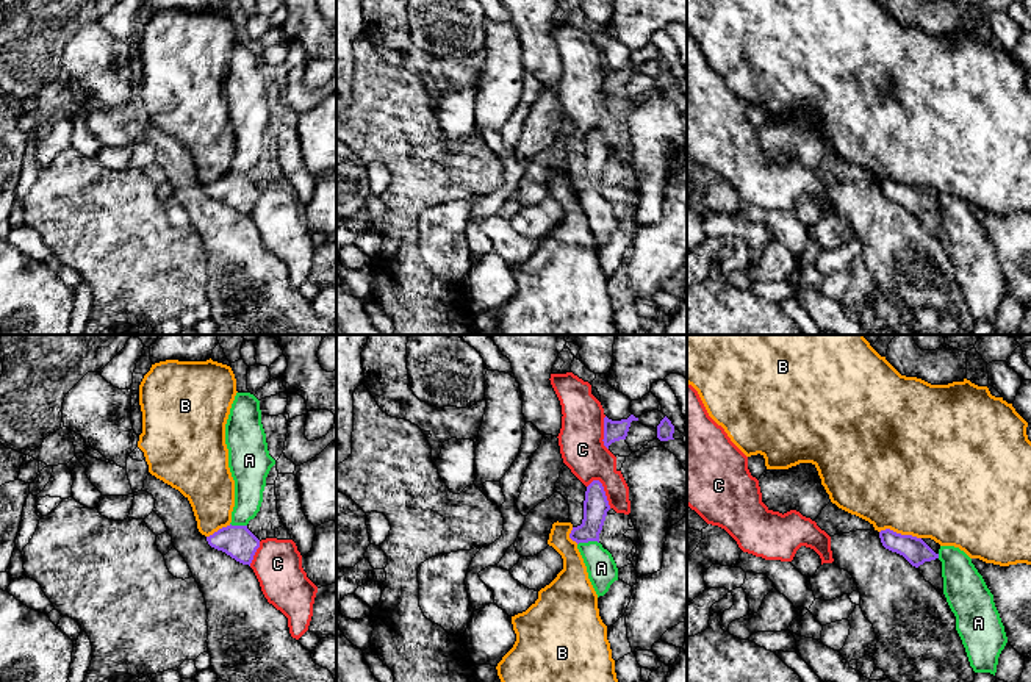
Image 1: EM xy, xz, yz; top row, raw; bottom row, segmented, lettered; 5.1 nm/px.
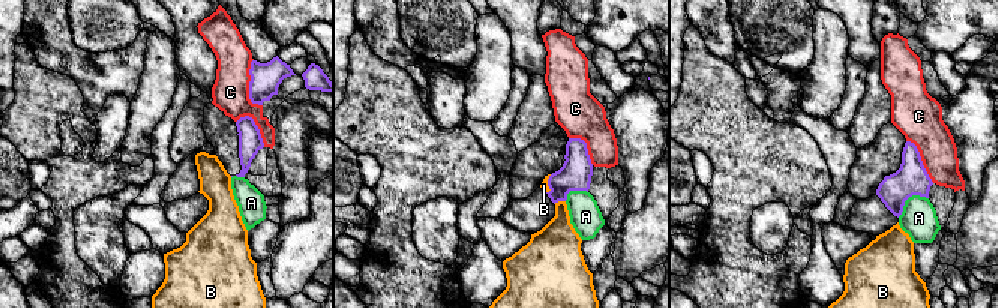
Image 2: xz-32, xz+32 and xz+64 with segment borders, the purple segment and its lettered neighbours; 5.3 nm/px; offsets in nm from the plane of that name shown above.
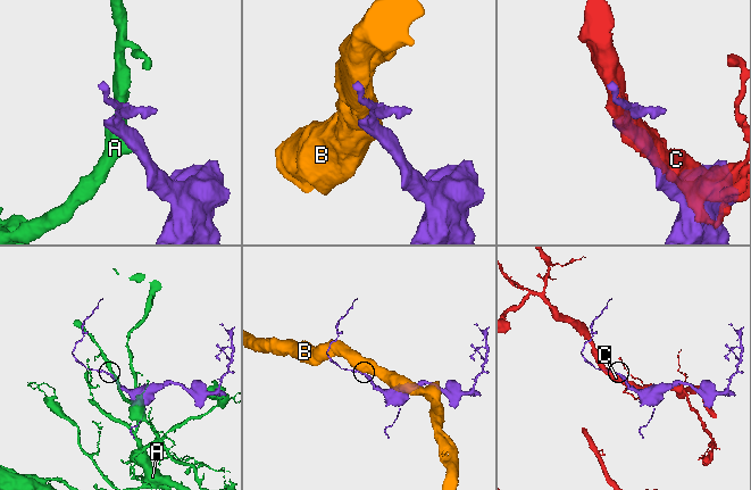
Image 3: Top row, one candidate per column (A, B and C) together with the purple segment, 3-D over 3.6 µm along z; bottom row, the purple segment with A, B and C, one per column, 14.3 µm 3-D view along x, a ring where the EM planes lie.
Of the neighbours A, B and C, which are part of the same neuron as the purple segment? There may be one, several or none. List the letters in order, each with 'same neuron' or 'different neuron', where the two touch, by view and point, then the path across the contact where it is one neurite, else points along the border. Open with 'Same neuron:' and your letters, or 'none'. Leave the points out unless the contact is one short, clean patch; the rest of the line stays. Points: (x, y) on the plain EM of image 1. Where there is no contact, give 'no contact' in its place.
Same neuron: none
A: different neuron; meets purple in xz at (587, 191)
B: different neuron; meets purple in yz at (900, 183); border along yz (880, 180), (890, 179), (920, 188)
C: different neuron; meets purple in xz at (604, 141)

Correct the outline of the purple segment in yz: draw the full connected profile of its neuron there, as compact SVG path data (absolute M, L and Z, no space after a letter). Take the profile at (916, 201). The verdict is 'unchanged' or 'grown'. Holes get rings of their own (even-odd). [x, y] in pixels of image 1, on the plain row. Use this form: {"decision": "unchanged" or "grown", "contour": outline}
{"decision": "grown", "contour": "M890 178L881 180L879 188L886 199L903 205L915 217L939 208L940 194L931 188L901 185Z"}

